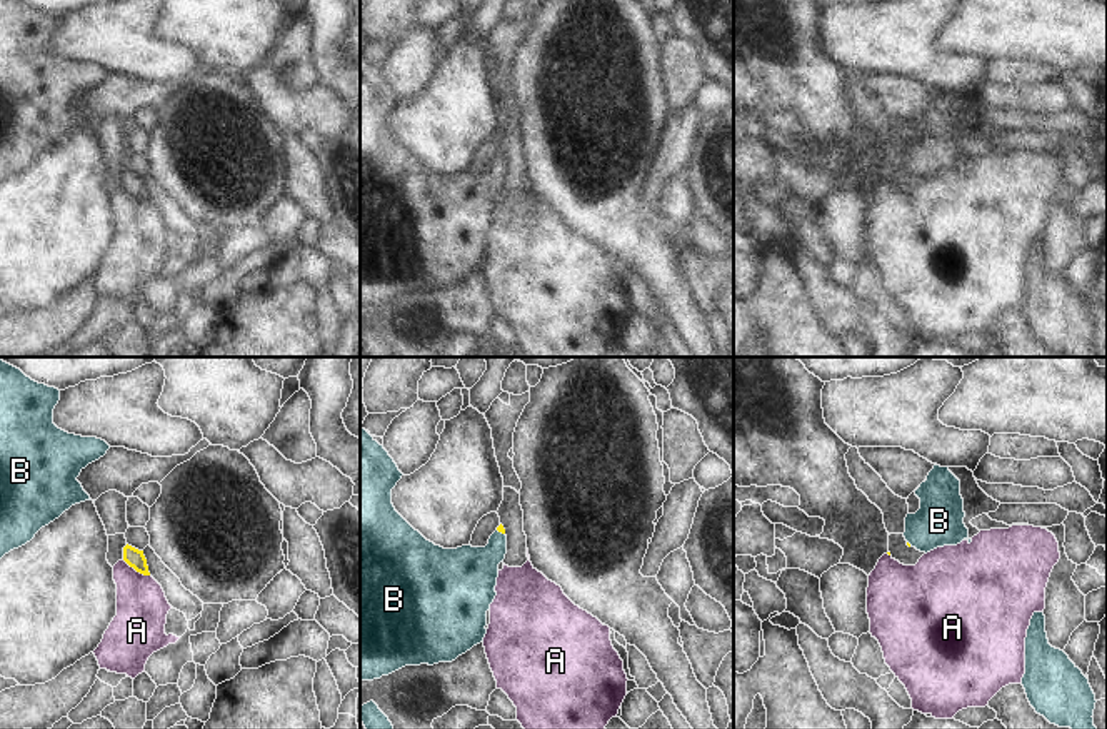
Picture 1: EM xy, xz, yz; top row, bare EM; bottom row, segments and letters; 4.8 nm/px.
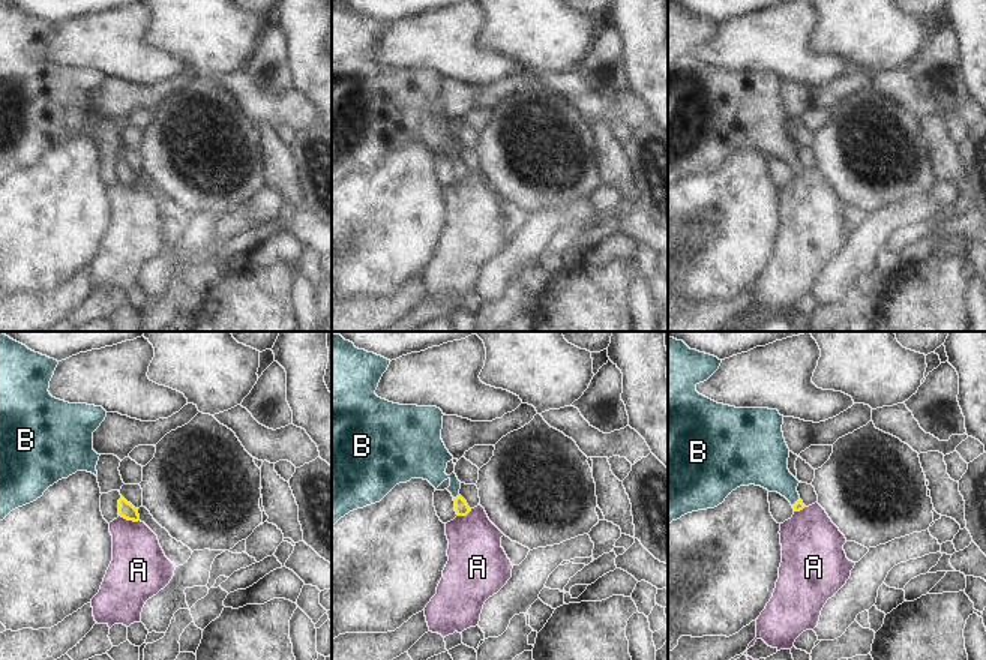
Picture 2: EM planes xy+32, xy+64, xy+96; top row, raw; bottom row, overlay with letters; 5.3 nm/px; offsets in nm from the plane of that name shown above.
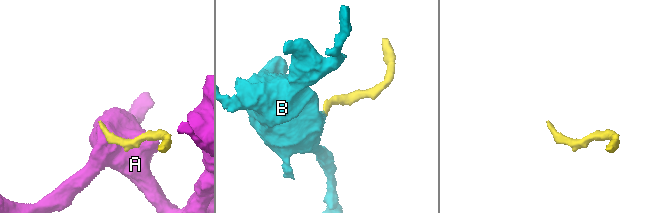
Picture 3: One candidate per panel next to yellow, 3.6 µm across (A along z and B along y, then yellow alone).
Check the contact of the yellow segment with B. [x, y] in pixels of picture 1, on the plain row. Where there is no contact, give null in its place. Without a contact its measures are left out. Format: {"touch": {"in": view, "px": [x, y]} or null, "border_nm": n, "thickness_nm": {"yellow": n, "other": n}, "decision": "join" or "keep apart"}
{"touch": {"in": "xz", "px": [500, 157]}, "border_nm": 50, "thickness_nm": {"yellow": 30, "other": 260}, "decision": "join"}

